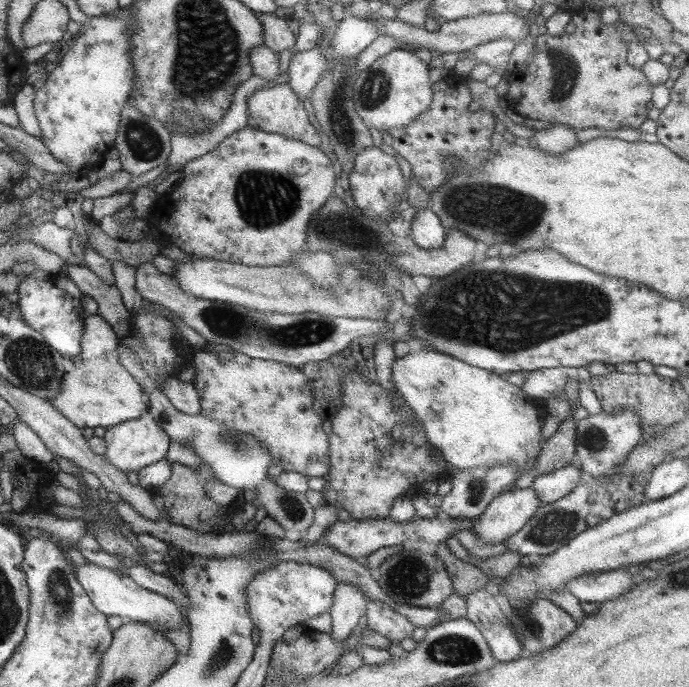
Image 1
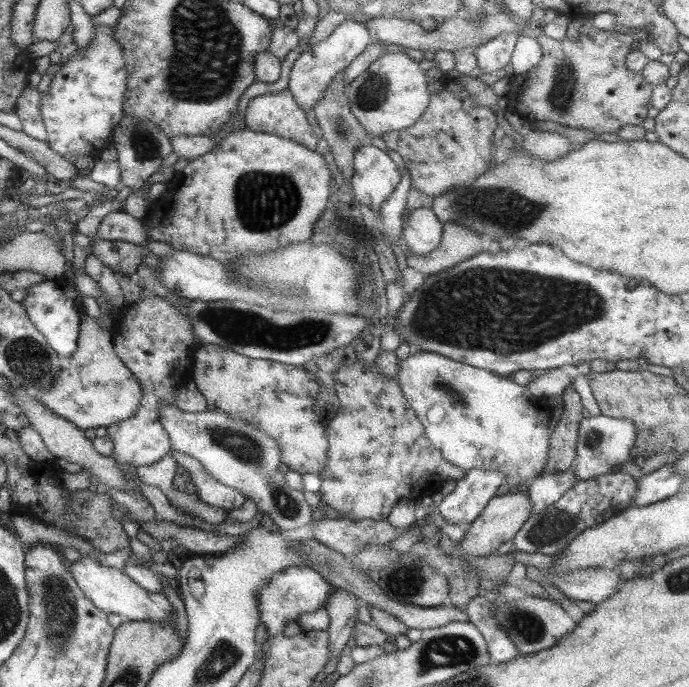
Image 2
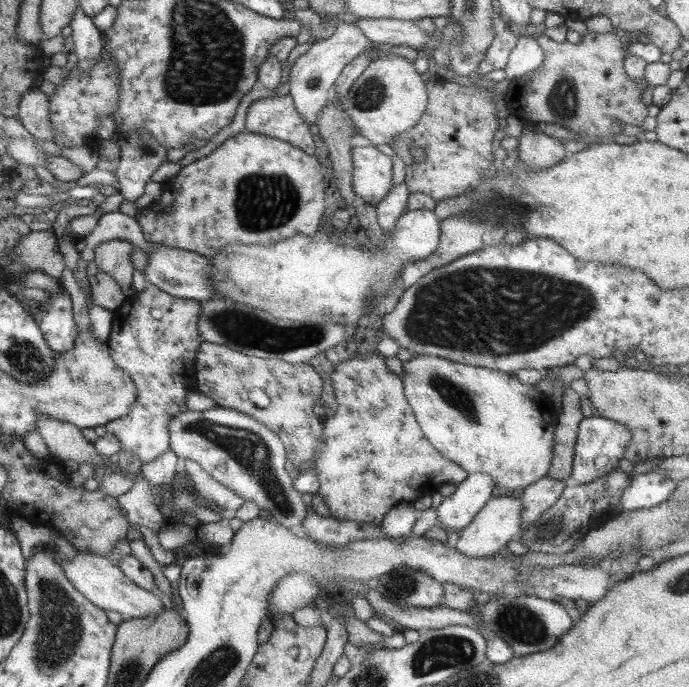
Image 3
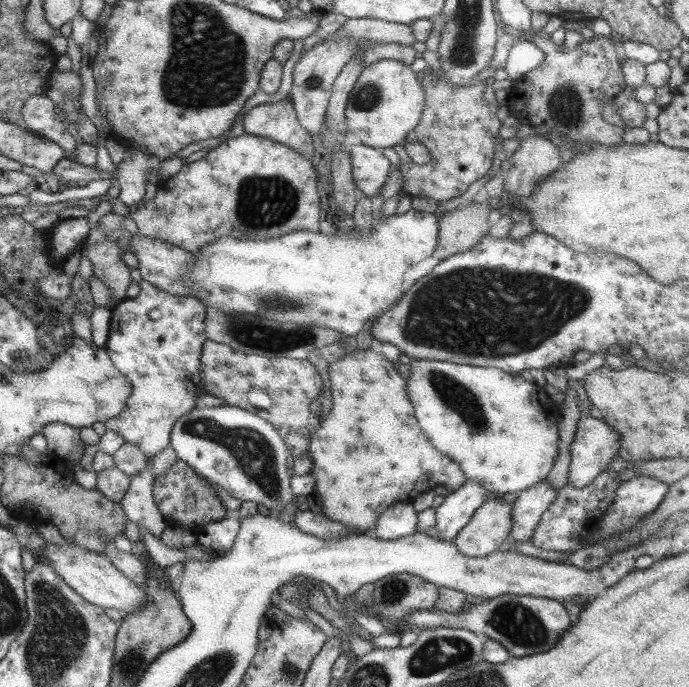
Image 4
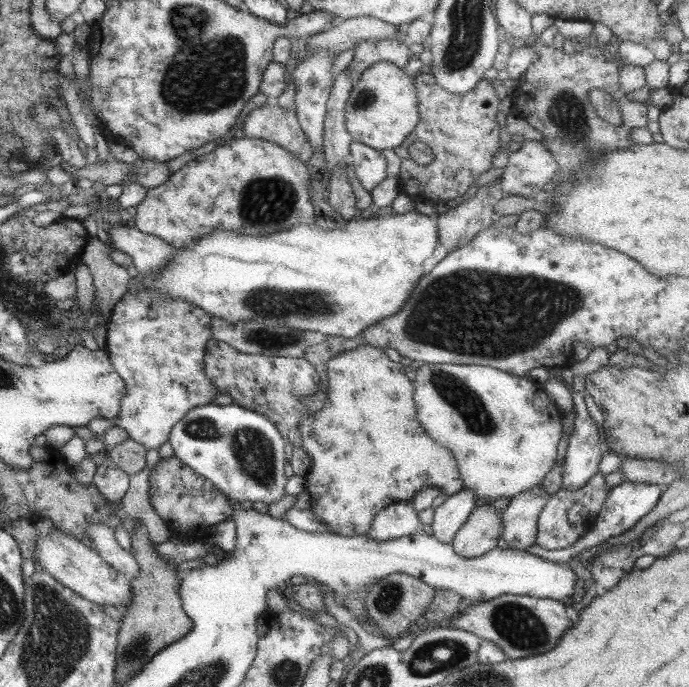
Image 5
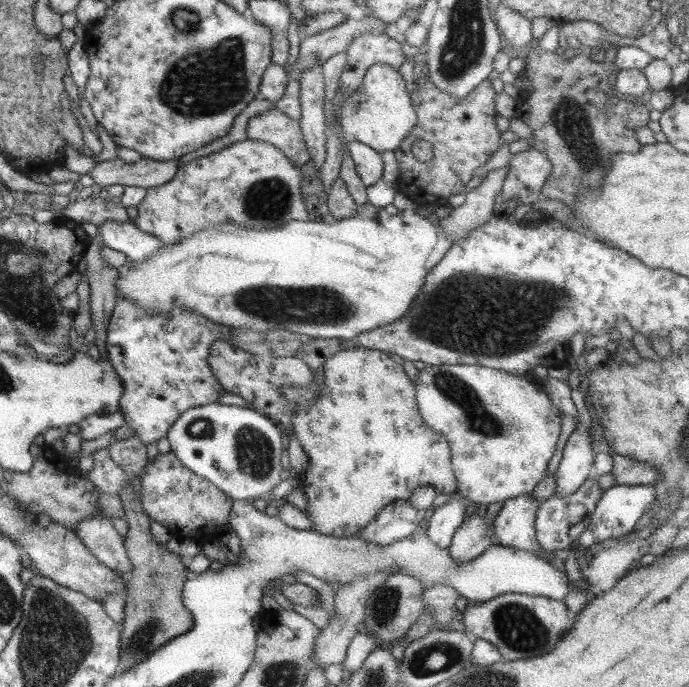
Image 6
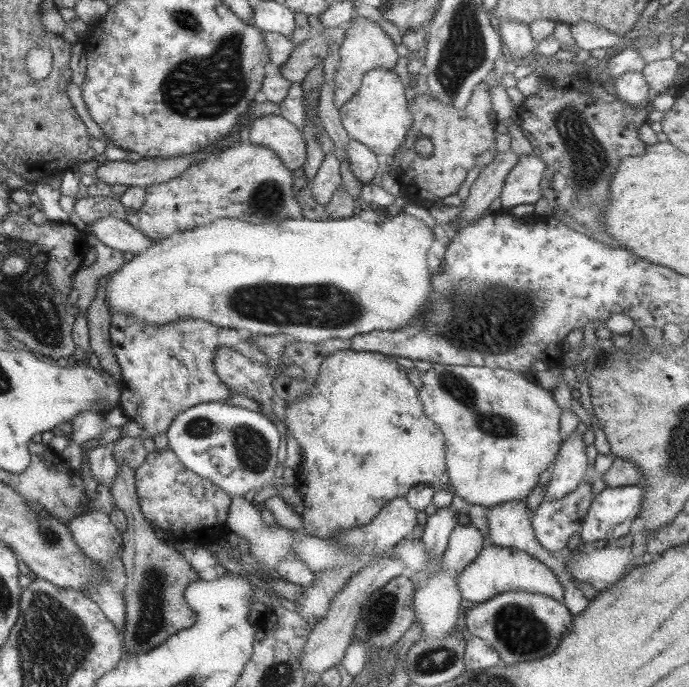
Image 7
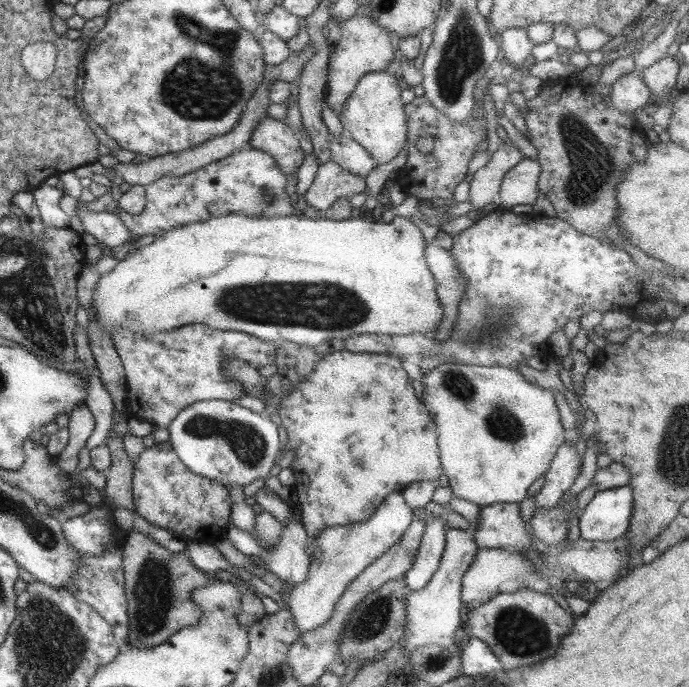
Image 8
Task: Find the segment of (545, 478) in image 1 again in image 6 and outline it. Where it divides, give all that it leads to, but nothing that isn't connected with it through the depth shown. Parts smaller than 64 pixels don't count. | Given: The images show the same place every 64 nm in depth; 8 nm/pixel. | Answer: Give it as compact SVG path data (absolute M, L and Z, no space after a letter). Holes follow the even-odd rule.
M533 492L504 501L498 516L493 520L493 532L502 547L524 550L547 561L551 566L565 572L567 552L553 552L541 556L545 551L540 547L535 530L536 514L540 502Z

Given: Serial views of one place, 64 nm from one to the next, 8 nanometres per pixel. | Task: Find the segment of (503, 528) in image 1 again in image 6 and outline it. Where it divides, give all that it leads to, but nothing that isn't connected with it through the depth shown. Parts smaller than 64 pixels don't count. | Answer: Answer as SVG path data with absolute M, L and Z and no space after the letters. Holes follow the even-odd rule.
M476 514L466 518L452 538L447 549L449 558L455 564L465 564L481 556L490 546L493 546L491 536L493 521L482 519Z

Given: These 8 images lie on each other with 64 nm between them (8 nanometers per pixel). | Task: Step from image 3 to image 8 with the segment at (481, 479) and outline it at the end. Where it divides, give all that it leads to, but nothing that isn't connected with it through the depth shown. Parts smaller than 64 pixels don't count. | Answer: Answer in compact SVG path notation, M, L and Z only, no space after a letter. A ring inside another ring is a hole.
M436 512L434 518L427 521L413 566L405 574L405 584L408 590L423 590L434 577L434 572L442 561L447 530L450 530L445 523L445 512Z

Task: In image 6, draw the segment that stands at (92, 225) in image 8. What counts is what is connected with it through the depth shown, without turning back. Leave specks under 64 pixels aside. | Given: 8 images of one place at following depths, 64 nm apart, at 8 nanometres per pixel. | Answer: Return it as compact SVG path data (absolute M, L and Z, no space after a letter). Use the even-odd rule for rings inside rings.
M107 220L100 225L100 234L104 244L122 254L126 254L130 263L142 263L144 259L158 253L164 247L155 236L142 232L131 221Z

